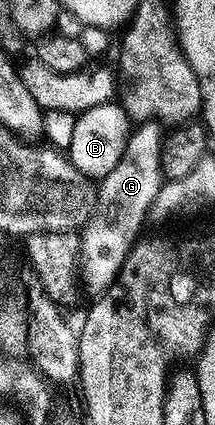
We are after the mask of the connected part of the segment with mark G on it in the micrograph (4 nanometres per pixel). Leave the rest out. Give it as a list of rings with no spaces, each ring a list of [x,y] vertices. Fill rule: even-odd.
[[[151,123],[134,128],[124,145],[121,159],[113,171],[98,182],[93,208],[79,233],[77,258],[78,276],[83,276],[83,285],[91,295],[105,292],[115,282],[116,275],[136,244],[135,235],[142,227],[143,219],[145,221],[150,214],[153,199],[157,199],[159,186],[165,180],[159,170],[163,142],[158,131]]]

